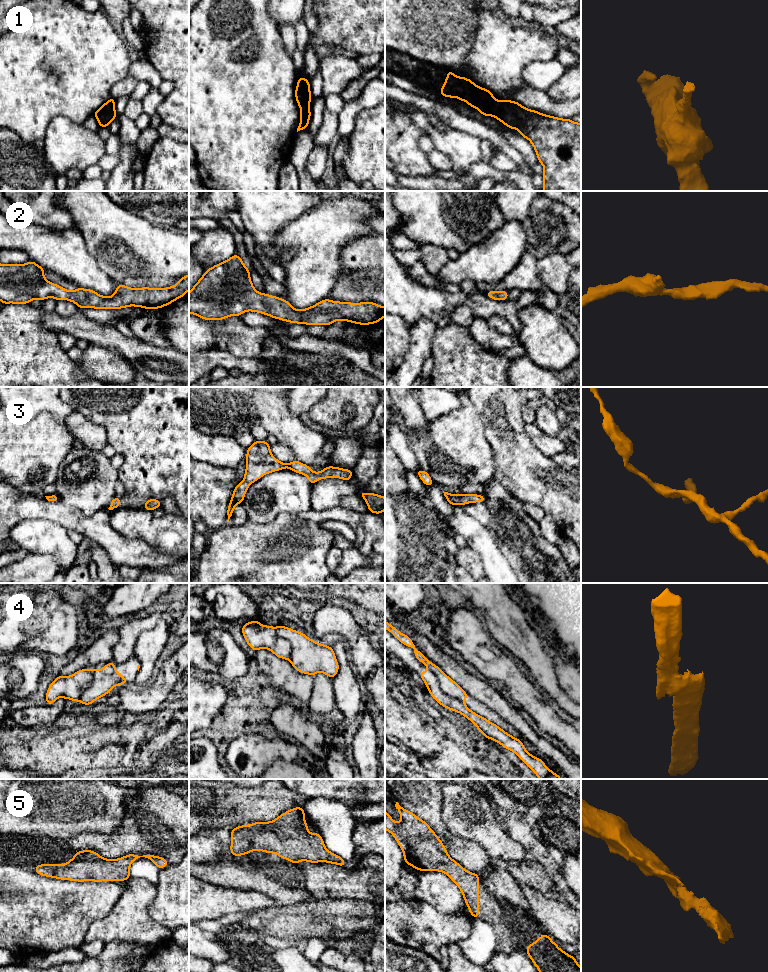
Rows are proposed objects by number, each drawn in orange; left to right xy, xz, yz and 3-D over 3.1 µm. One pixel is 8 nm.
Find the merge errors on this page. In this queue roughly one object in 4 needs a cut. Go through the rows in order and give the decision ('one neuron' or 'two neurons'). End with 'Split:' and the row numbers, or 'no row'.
1: one neuron
2: one neuron
3: one neuron
4: two neurons
5: one neuron
Split: 4

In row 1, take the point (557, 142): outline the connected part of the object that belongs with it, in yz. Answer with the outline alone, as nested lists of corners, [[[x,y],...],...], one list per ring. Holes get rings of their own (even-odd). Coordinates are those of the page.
[[[447,71],[447,78],[439,93],[448,98],[465,100],[482,115],[494,116],[507,127],[519,130],[520,135],[532,143],[538,161],[544,167],[543,191],[581,191],[581,123],[541,114],[513,100],[497,101],[489,90],[480,88],[470,79],[455,76],[452,71]]]

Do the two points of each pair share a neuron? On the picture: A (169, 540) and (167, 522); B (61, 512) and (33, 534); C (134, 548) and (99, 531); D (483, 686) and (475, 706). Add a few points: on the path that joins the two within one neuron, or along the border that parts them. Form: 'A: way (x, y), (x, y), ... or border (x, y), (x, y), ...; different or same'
A: way (169, 536), (169, 526); same
B: border (25, 520), (47, 519), (57, 522), (67, 529); different
C: way (125, 548), (119, 548), (108, 538); same
D: border (468, 694), (497, 714); different

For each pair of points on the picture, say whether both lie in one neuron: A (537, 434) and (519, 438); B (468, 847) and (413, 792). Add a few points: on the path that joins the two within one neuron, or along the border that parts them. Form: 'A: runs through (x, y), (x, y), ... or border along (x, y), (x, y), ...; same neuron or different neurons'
A: border along (525, 424), (525, 430), (530, 441), (542, 453); different neurons
B: runs through (452, 841), (436, 824), (428, 808); same neuron

